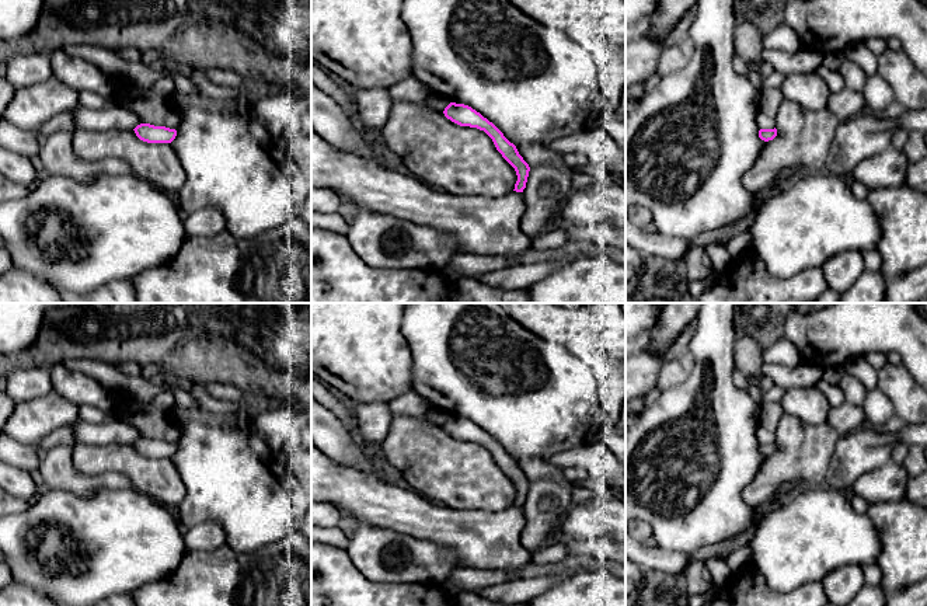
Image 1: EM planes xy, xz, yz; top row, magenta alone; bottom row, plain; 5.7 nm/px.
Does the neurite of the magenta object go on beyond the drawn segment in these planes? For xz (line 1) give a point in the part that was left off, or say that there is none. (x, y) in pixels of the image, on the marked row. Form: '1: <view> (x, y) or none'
1: none

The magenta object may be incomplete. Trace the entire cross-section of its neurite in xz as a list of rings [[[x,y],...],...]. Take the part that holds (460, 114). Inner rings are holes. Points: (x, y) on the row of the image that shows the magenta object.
[[[450,102],[445,111],[445,116],[460,126],[470,126],[484,130],[494,142],[496,150],[515,168],[517,181],[516,192],[523,192],[526,188],[530,167],[519,154],[516,146],[510,143],[503,133],[480,112],[464,104]]]

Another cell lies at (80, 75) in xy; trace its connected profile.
[[[65,49],[50,53],[53,76],[76,91],[91,91],[102,97],[107,102],[115,102],[125,90],[121,79],[104,73],[94,63],[70,56]]]

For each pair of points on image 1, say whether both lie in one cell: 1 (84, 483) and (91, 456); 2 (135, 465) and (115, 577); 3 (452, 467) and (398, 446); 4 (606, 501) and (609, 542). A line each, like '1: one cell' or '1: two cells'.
1: two cells
2: two cells
3: one cell
4: two cells

